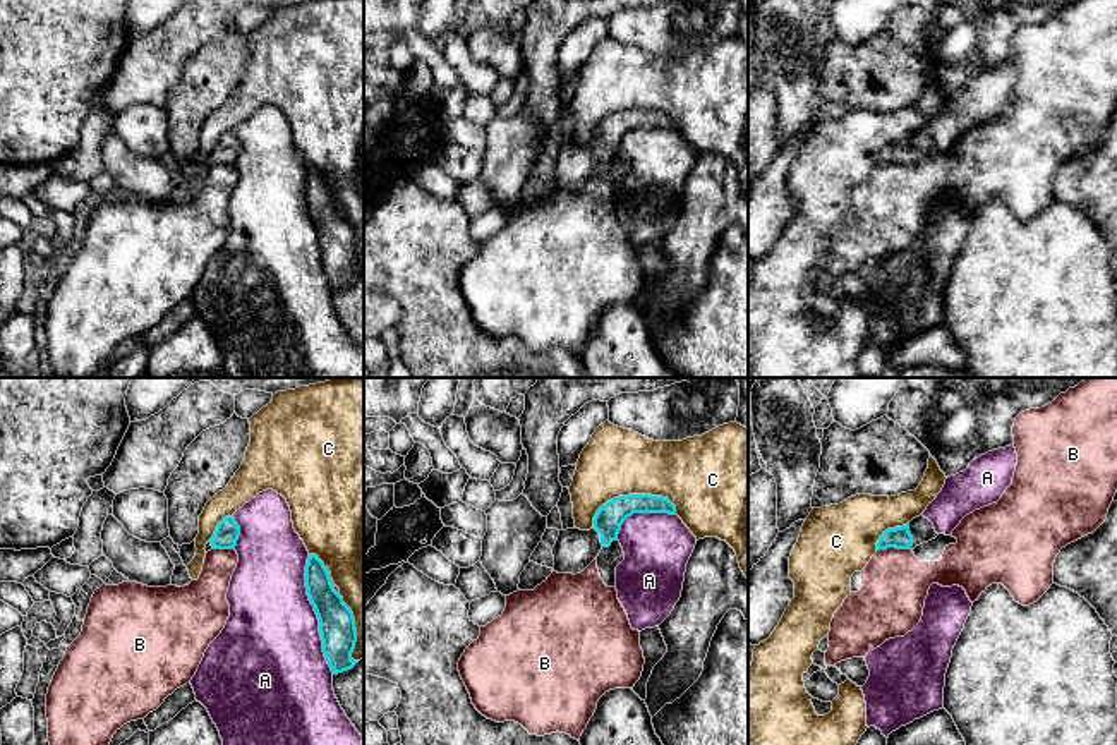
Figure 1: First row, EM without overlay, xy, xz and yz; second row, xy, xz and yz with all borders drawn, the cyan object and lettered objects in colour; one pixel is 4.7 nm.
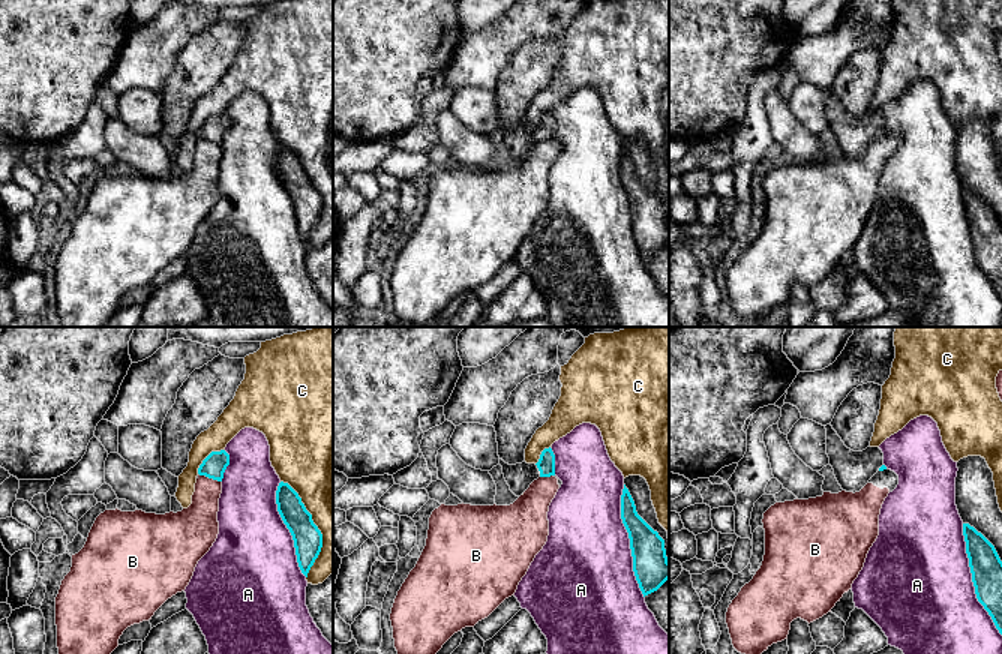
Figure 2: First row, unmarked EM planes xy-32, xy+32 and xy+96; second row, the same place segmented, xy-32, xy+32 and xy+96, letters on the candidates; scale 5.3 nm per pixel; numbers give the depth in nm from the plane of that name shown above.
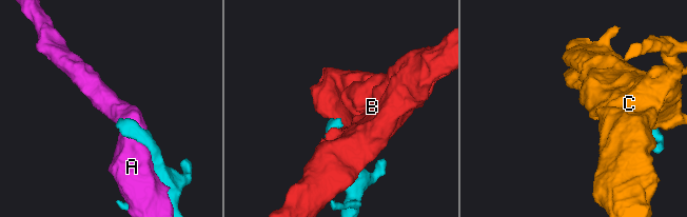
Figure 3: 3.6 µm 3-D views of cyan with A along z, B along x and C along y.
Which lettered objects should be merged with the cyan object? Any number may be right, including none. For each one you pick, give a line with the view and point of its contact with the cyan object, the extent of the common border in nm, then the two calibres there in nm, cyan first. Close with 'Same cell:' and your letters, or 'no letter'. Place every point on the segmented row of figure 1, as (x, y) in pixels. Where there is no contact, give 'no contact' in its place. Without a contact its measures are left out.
Same cell: no letter

